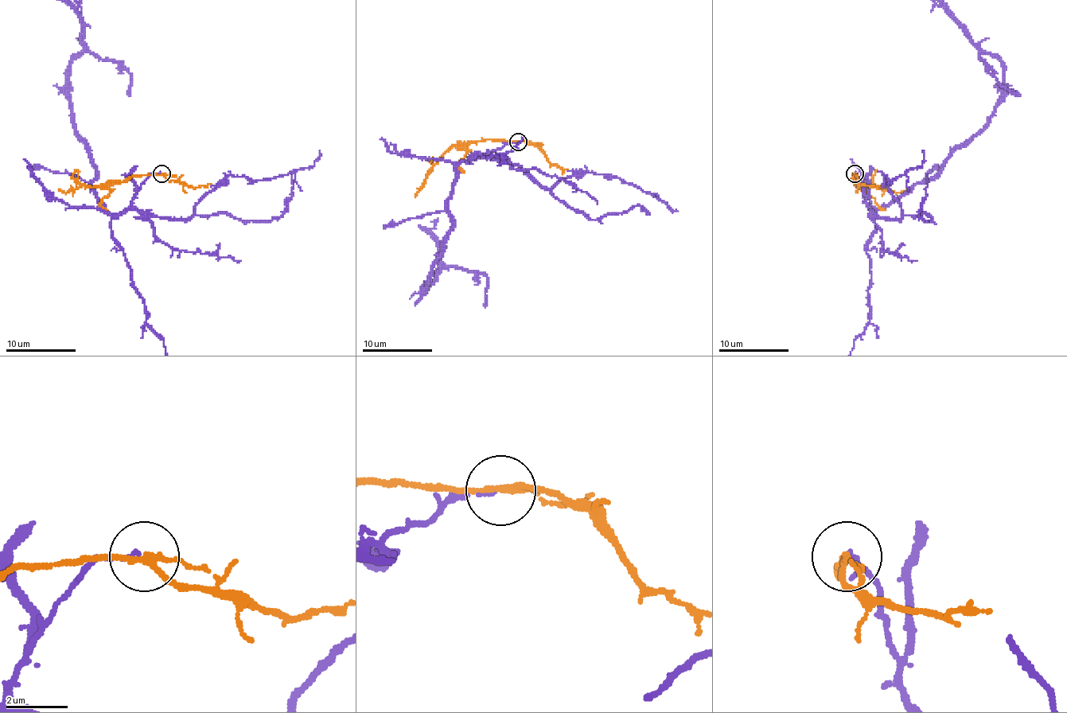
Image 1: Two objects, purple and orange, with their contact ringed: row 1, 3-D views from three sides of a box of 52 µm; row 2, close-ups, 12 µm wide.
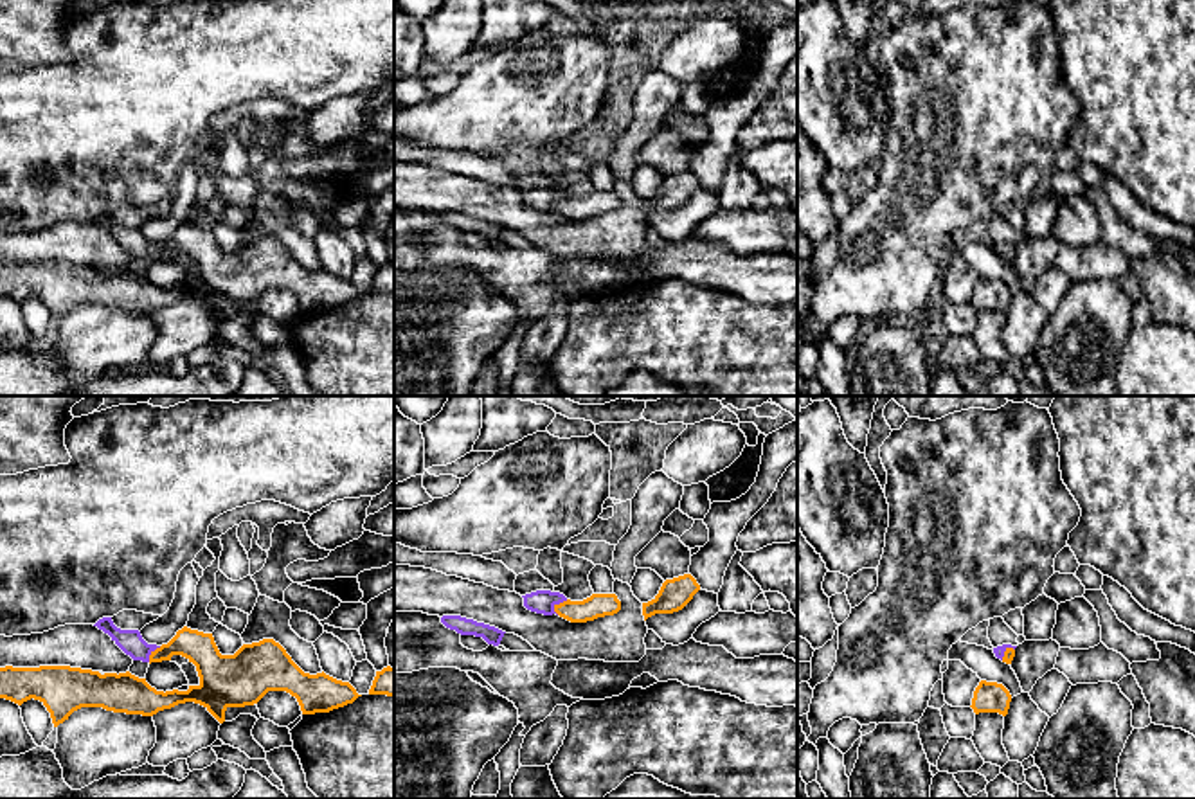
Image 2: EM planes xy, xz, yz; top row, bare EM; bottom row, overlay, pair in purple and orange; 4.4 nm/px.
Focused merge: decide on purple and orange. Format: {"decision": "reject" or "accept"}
{"decision": "accept"}

